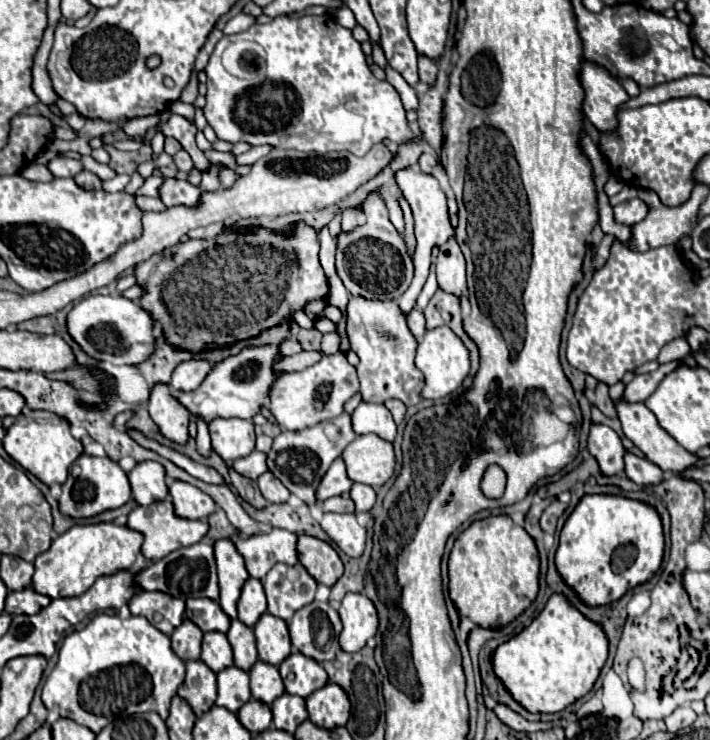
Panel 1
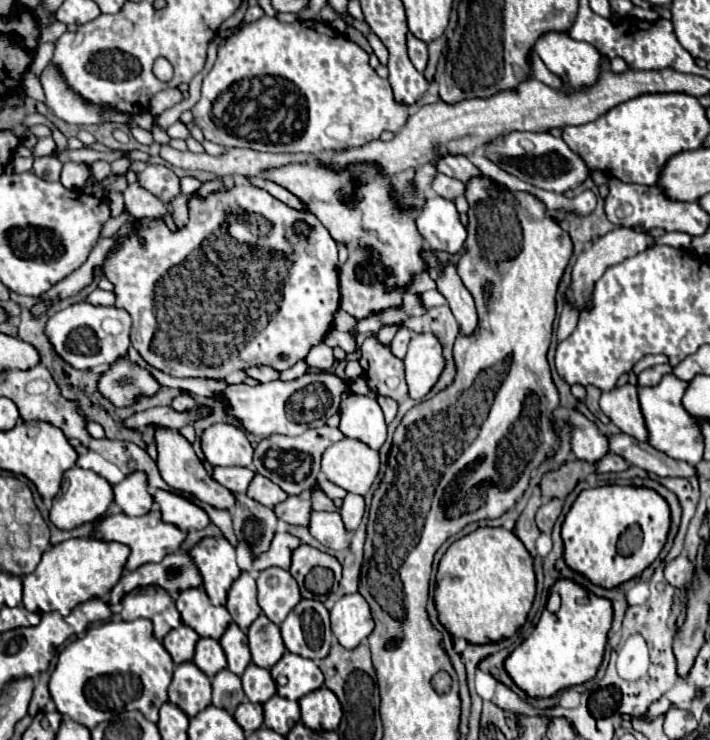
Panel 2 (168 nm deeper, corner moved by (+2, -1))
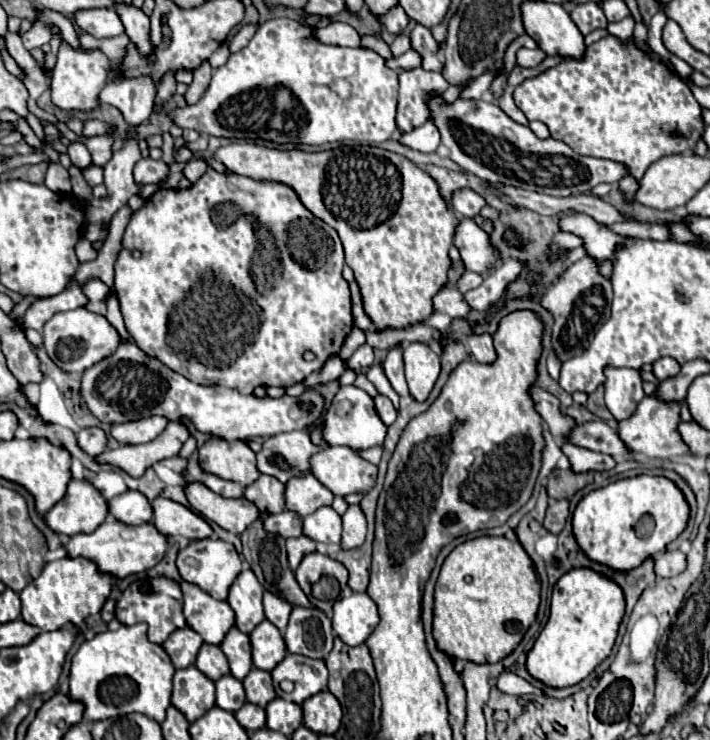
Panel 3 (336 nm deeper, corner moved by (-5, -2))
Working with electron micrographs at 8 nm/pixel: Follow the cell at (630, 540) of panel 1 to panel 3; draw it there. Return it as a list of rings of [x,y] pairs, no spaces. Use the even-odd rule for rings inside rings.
[[[639,475],[619,479],[585,495],[573,513],[573,533],[591,561],[627,573],[675,541],[685,529],[687,519],[689,505],[673,481]]]

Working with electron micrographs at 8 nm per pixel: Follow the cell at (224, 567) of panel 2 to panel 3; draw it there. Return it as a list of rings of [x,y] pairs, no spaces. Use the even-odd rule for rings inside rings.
[[[209,537],[201,541],[191,541],[189,545],[185,545],[177,557],[177,569],[187,583],[195,583],[203,591],[207,591],[211,597],[225,601],[231,583],[241,573],[241,557],[231,543]]]

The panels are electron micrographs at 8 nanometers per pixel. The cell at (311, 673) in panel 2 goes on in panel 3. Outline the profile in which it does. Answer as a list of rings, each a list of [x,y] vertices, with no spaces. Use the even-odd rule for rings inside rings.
[[[287,653],[287,657],[271,671],[271,675],[273,675],[277,695],[293,703],[303,703],[307,697],[327,689],[325,661],[311,661],[309,657],[303,657],[303,655]],[[283,679],[289,679],[295,683],[293,693],[283,693],[279,689],[279,683]]]

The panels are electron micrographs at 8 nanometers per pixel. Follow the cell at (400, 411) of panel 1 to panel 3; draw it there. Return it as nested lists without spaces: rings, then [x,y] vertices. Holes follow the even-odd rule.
[[[377,395],[377,397],[375,397],[375,407],[377,407],[377,413],[379,413],[379,417],[381,417],[381,421],[383,421],[385,425],[391,425],[391,423],[395,421],[397,409],[395,409],[395,405],[393,405],[387,397]]]

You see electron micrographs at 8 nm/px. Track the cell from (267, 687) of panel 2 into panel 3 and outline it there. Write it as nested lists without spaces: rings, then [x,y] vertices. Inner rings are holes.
[[[253,667],[251,673],[243,679],[243,687],[247,693],[247,701],[259,707],[265,707],[269,701],[275,699],[275,689],[271,681],[271,673]]]

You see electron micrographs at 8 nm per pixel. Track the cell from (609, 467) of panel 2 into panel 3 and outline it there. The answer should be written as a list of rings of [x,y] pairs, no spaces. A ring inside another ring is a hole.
[[[561,443],[563,453],[571,461],[571,469],[577,473],[583,471],[609,471],[615,467],[615,459],[605,453],[595,453],[591,449],[583,449],[571,443]]]

